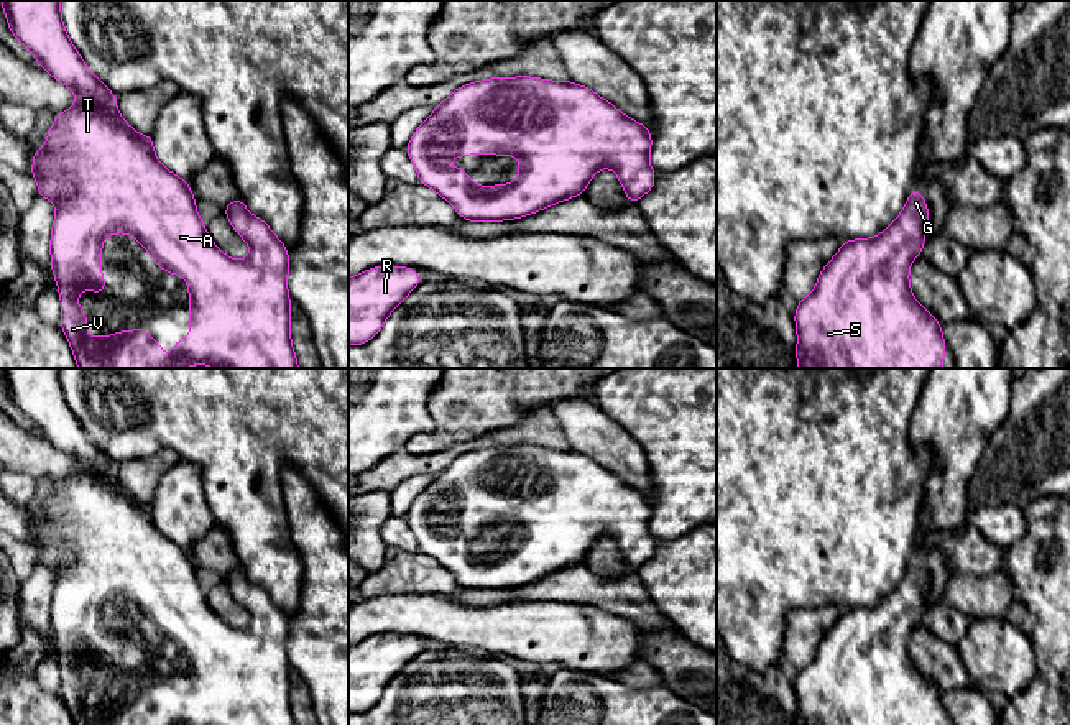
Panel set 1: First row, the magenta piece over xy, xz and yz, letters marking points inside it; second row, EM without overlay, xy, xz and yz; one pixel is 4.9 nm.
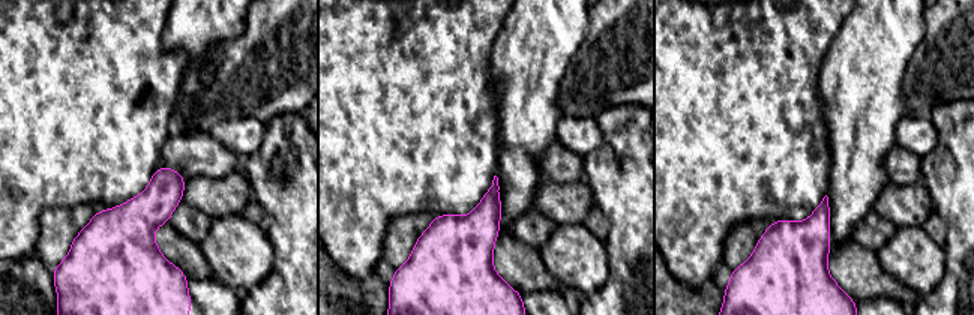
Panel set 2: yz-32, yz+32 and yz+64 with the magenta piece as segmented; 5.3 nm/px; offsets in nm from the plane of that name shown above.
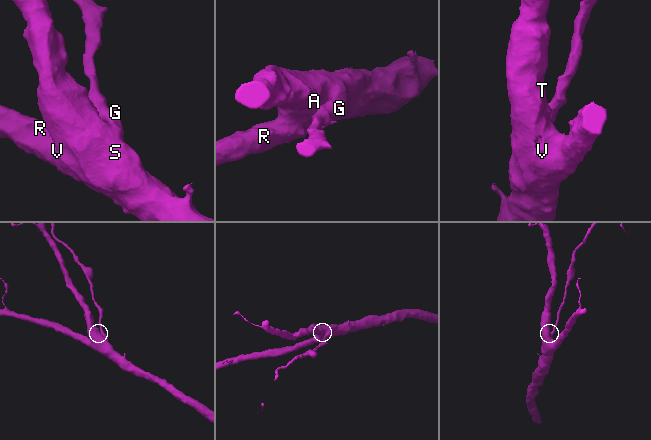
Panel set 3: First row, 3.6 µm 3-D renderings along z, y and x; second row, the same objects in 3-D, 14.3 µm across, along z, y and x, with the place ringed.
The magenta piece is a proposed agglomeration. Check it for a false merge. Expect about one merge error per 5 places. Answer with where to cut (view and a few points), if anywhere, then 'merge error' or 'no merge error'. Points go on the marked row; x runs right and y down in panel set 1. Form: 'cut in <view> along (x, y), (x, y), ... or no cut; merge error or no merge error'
no cut; no merge error

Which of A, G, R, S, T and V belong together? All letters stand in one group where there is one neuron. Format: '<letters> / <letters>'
A G R S T V

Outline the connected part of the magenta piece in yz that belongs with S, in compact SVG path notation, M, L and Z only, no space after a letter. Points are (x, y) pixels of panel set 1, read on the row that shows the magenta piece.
M912 189L899 217L874 238L842 242L837 255L823 266L817 278L815 289L802 301L794 312L797 330L797 368L943 368L943 350L947 347L940 322L927 312L914 298L909 286L909 266L922 253L925 243L925 224L929 209L919 189Z

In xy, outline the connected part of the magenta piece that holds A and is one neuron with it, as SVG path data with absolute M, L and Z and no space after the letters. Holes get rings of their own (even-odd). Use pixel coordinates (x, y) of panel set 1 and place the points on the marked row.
M0 0L2 8L5 10L8 28L12 30L15 39L18 39L28 51L35 54L36 62L51 74L56 81L67 85L76 95L77 102L64 110L62 113L54 115L53 127L49 130L49 135L46 138L46 145L39 150L35 150L33 153L33 169L30 171L30 176L33 176L38 181L38 196L46 197L54 202L56 205L56 215L51 229L51 268L54 279L58 283L58 291L61 296L61 329L66 334L69 345L72 349L76 363L79 368L179 368L178 363L184 363L187 368L191 368L192 363L202 363L207 367L215 368L299 368L296 353L291 342L289 334L289 324L291 324L291 314L289 314L289 304L291 298L288 294L288 273L289 273L289 256L286 245L271 232L270 225L255 215L248 212L243 201L240 197L233 199L222 212L228 217L233 230L247 242L247 245L251 248L251 253L245 260L232 260L228 258L222 250L217 248L217 245L210 240L205 225L199 219L197 209L196 209L196 199L192 196L191 186L187 181L178 178L174 173L168 171L156 158L153 150L153 136L136 133L118 113L117 109L117 95L113 95L108 87L100 82L85 66L84 59L81 58L79 51L71 43L62 18L61 18L61 0ZM108 233L130 233L133 235L138 243L153 256L155 263L176 276L186 276L187 278L187 289L191 301L187 304L189 309L189 319L191 319L191 335L187 339L181 339L174 342L173 347L173 357L166 358L163 355L163 349L159 345L159 340L150 339L148 330L145 326L136 327L133 332L118 330L113 335L105 337L89 337L85 334L85 327L89 324L87 314L84 314L77 304L77 296L81 289L92 289L95 294L102 296L105 289L105 276L100 273L99 265L102 260L102 242Z

